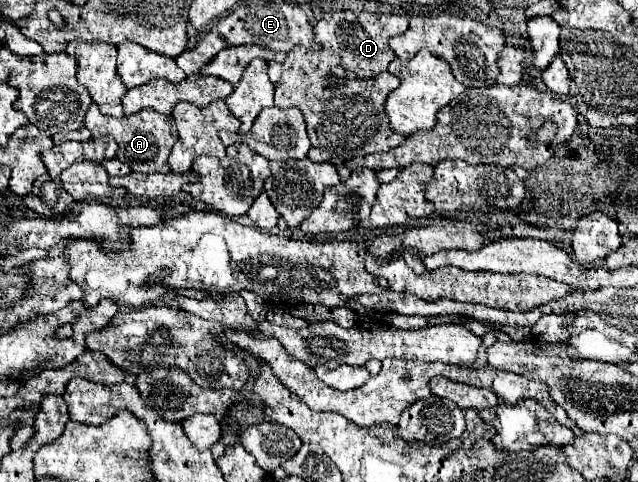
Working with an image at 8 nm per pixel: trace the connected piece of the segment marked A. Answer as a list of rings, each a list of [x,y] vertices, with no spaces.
[[[93,102],[85,114],[85,126],[89,128],[93,138],[101,138],[105,134],[113,136],[119,144],[117,158],[131,166],[133,172],[169,172],[167,156],[177,142],[177,124],[173,122],[171,114],[157,114],[155,110],[139,110],[137,114],[113,118],[103,116],[99,112],[99,106]]]

